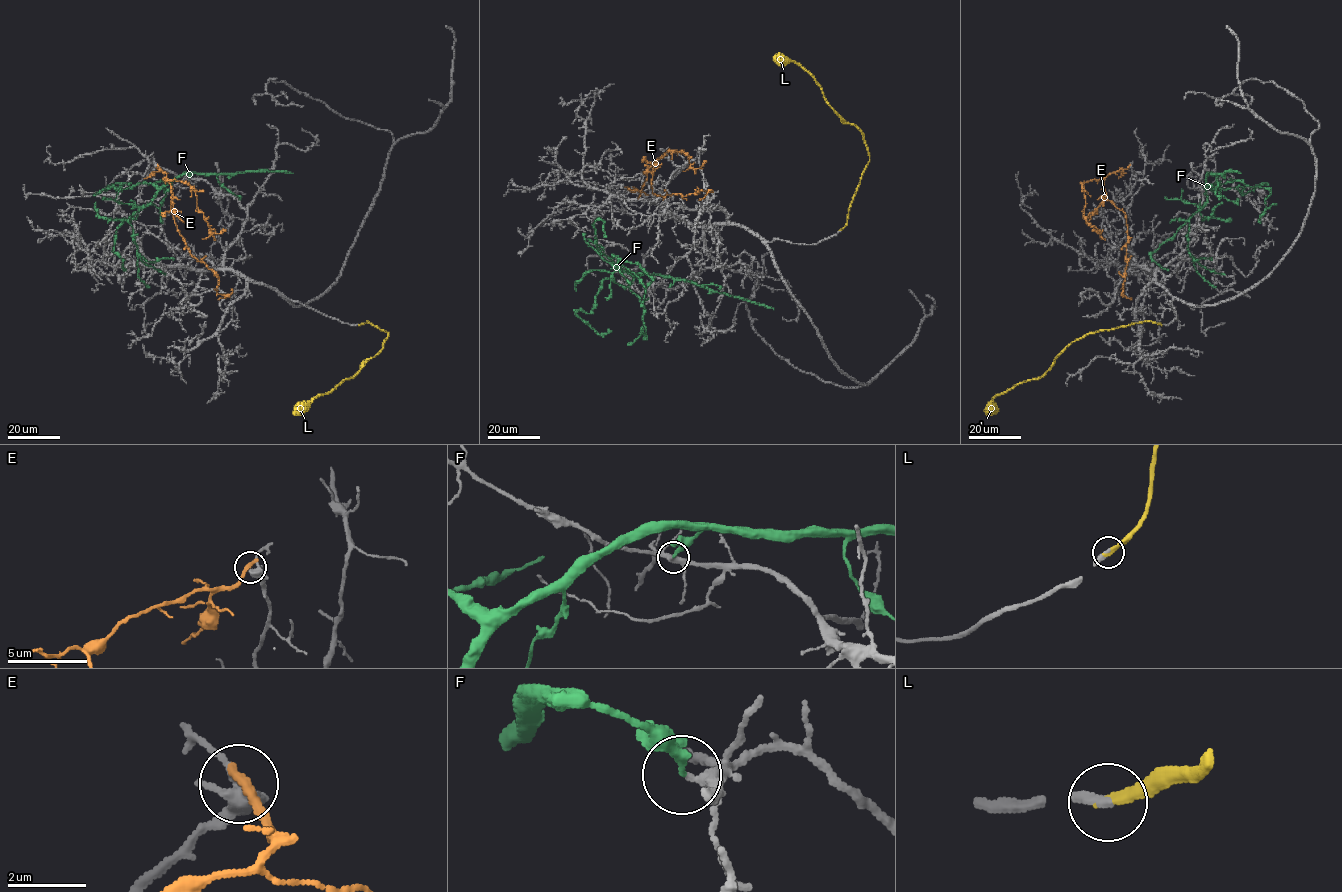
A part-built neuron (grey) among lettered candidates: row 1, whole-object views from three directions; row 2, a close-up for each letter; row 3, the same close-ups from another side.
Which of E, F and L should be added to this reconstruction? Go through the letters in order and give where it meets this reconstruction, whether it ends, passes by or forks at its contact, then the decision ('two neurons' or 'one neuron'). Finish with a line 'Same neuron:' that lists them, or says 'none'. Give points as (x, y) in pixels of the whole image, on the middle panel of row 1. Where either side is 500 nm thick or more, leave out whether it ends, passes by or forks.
E: meets grey at (638, 198); it ends there; two neurons
F: meets grey at (669, 286); it ends there; two neurons
L: meets grey at (840, 230); it ends there; one neuron
Same neuron: L

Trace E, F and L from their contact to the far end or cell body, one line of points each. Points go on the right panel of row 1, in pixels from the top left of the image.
E: (1129, 165), (1109, 174), (1103, 184), (1105, 198), (1124, 213), (1128, 241), (1122, 294), (1132, 299)
F: (1218, 178), (1209, 172), (1206, 186), (1240, 186), (1245, 193), (1263, 182)
L: (1161, 324), (1142, 321), (1086, 334), (1066, 348), (1042, 376), (997, 396), (989, 414)

